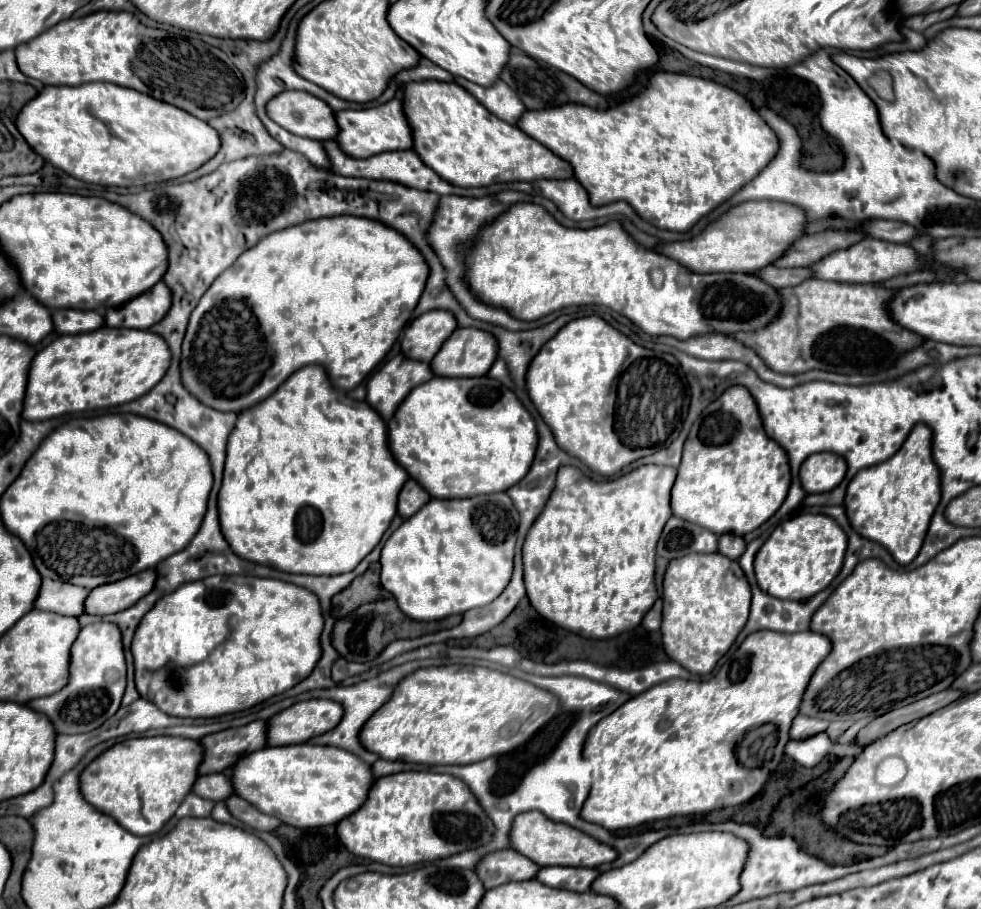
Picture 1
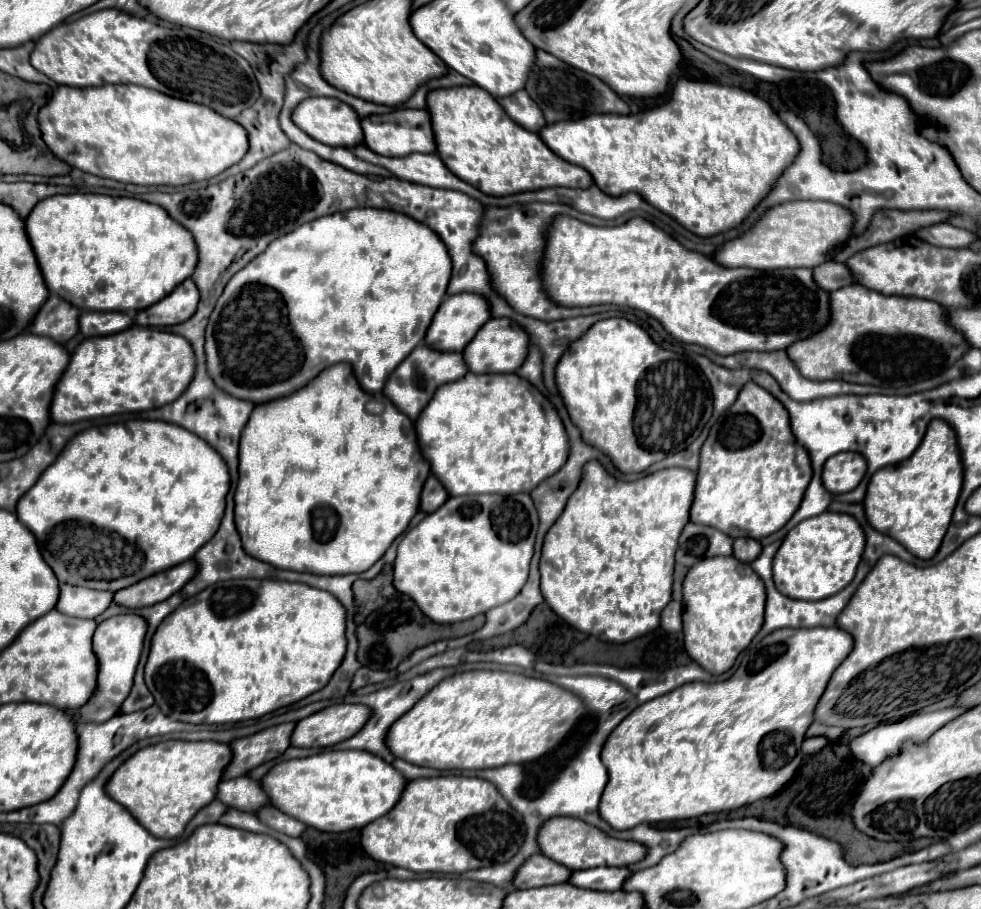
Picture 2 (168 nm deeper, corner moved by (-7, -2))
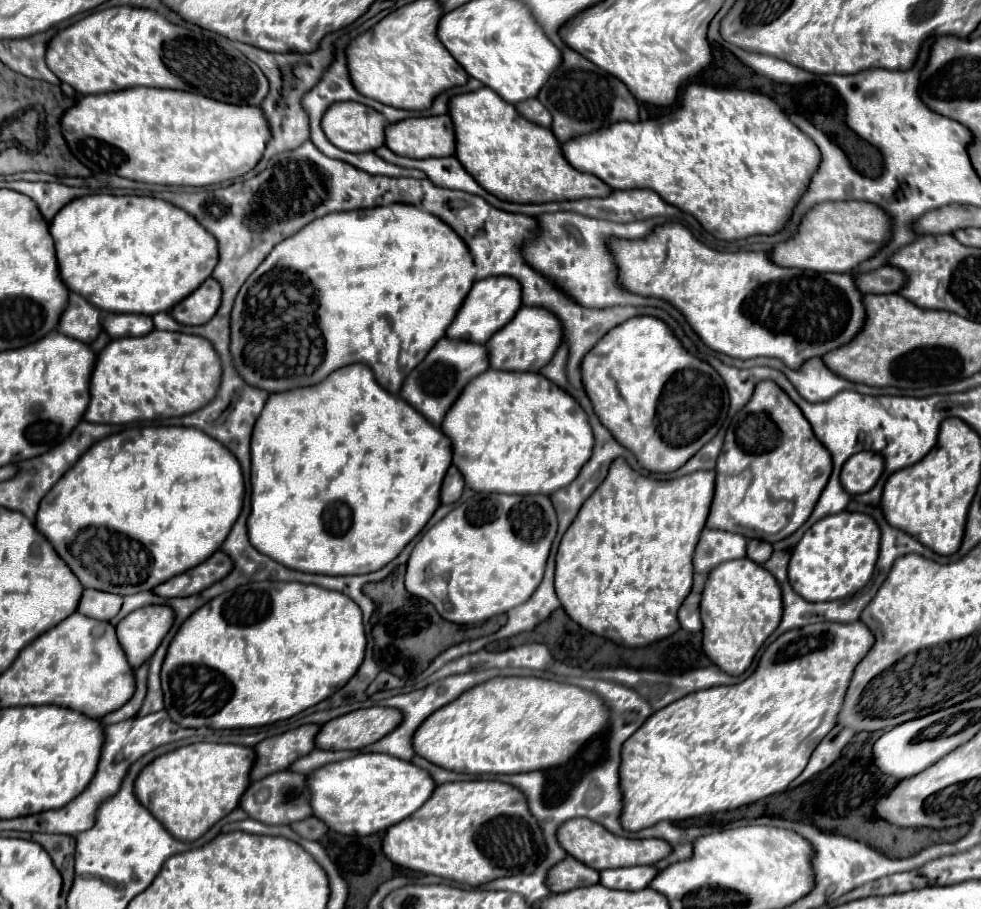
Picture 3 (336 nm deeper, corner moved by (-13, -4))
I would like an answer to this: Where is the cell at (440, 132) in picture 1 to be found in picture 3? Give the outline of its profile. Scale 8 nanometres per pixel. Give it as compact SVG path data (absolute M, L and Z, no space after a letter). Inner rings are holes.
M480 88L476 92L452 96L448 102L450 118L454 124L456 134L456 158L466 166L466 172L484 188L490 190L496 198L520 204L540 204L540 202L558 202L558 200L578 200L578 198L592 198L592 196L606 196L610 194L610 186L598 180L592 174L578 172L572 168L566 158L562 156L560 142L554 138L550 128L542 128L516 112L516 108L504 102L494 90Z

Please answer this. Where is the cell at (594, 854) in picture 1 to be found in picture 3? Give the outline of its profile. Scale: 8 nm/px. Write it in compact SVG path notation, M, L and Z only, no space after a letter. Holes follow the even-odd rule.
M574 818L574 820L566 820L558 832L556 838L560 842L560 846L574 856L576 860L582 860L586 866L594 868L594 870L606 870L606 868L622 868L622 866L640 866L640 864L656 864L658 860L666 858L670 854L670 844L666 844L664 840L652 838L652 840L630 840L630 838L622 838L622 836L614 836L612 832L608 832L604 826L586 820L586 818Z

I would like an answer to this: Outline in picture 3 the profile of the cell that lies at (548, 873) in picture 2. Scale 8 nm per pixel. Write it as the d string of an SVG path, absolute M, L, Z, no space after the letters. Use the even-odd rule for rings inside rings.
M572 856L554 864L546 876L546 886L550 892L564 892L570 888L590 886L596 882L598 882L598 870L584 866Z

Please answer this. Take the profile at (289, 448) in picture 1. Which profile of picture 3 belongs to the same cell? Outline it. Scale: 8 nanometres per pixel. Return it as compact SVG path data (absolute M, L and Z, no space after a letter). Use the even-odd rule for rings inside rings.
M364 364L344 366L342 370L336 370L326 380L322 380L318 386L290 390L286 394L270 394L252 432L252 472L250 472L252 510L246 522L250 544L262 554L278 560L282 566L310 572L310 574L342 576L342 574L368 574L368 572L380 570L402 552L402 548L426 526L434 510L440 506L438 494L440 494L442 478L448 466L452 464L450 452L452 452L450 440L442 434L442 430L426 422L426 418L422 418L422 414L418 414L400 396L394 396L382 390L382 386L378 386L378 382L374 380L370 366L364 366Z

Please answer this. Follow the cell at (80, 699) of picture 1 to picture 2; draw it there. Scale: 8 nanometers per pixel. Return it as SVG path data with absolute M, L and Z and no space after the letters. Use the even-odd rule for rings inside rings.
M120 614L104 620L98 624L96 634L94 634L94 652L98 656L100 672L98 672L98 690L92 696L92 702L84 704L82 710L66 710L70 716L80 716L82 722L106 722L114 714L120 712L122 702L126 700L132 682L134 682L134 672L140 662L140 654L144 648L144 636L148 630L148 622L142 616L136 614Z

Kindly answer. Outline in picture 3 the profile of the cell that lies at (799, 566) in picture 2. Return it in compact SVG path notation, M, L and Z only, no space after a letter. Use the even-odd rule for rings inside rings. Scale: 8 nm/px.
M840 512L818 520L796 544L788 564L788 578L804 600L840 600L860 590L872 576L880 548L880 530L872 516L862 512Z

